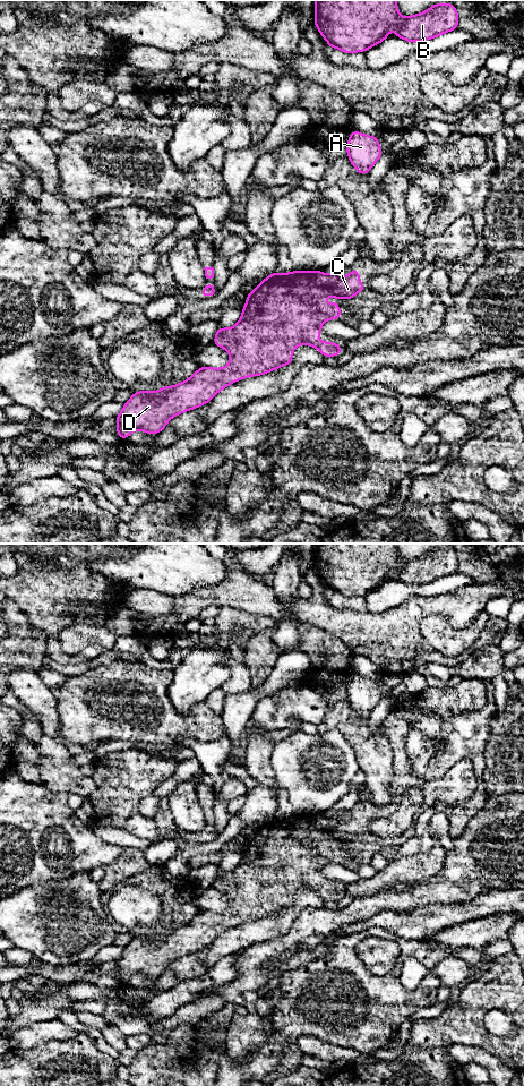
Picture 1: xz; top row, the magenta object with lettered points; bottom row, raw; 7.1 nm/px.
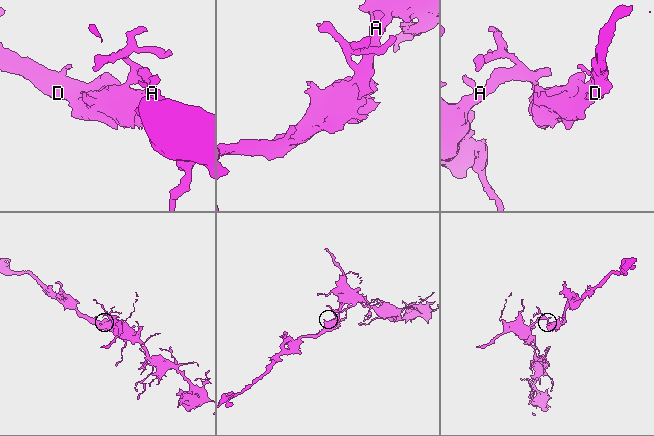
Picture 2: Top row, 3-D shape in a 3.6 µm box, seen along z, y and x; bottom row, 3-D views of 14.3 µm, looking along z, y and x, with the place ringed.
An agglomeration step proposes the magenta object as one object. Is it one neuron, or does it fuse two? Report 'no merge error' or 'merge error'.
merge error

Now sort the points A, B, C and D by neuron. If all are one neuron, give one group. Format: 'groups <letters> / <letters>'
groups A B / C D

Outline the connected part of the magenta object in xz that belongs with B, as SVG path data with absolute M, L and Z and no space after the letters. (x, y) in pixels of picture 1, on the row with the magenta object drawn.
M315 0L315 19L328 46L345 53L366 52L395 28L395 37L423 42L458 28L453 3L432 5L420 14L402 17L397 0Z

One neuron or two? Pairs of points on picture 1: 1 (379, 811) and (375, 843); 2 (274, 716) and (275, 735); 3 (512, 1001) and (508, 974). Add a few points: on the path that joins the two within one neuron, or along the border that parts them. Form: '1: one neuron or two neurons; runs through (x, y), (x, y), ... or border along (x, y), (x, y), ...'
1: one neuron; runs through (370, 815), (364, 821), (366, 834)
2: two neurons; border along (285, 727), (271, 730)
3: one neuron; runs through (512, 994), (509, 981)

